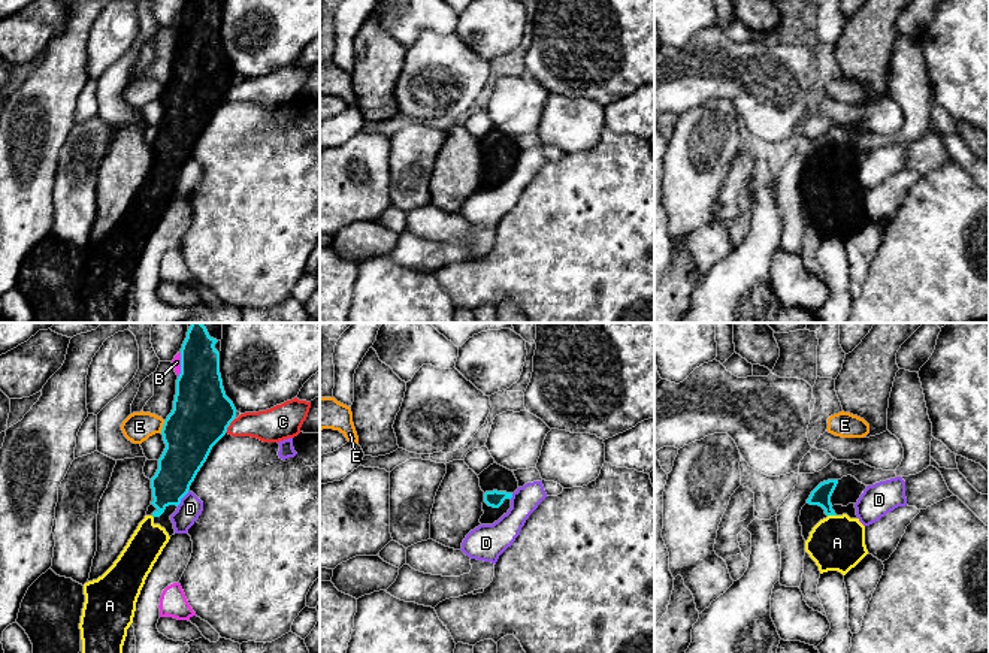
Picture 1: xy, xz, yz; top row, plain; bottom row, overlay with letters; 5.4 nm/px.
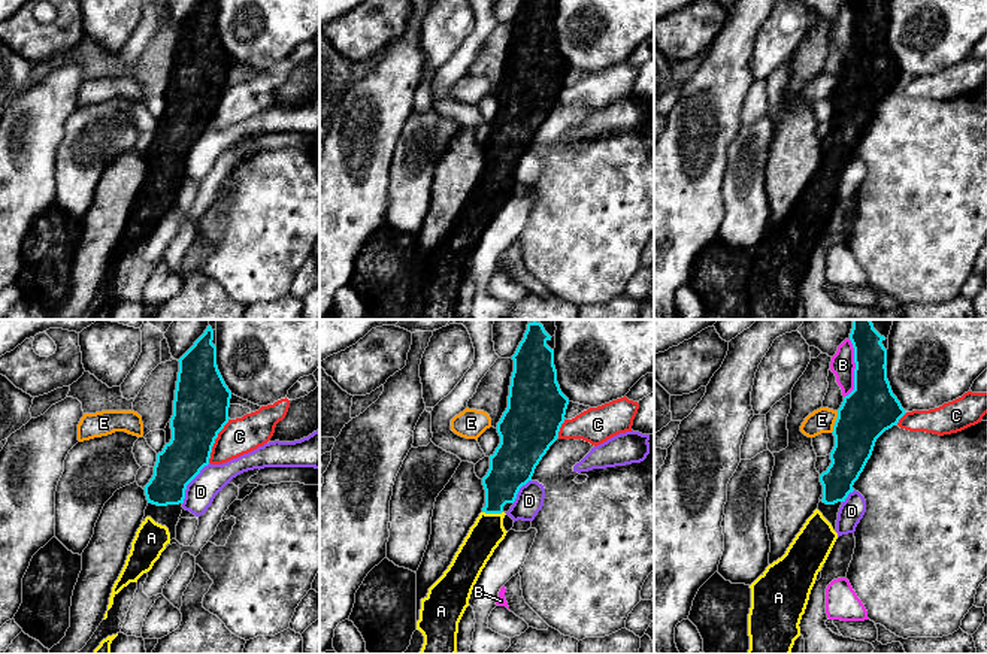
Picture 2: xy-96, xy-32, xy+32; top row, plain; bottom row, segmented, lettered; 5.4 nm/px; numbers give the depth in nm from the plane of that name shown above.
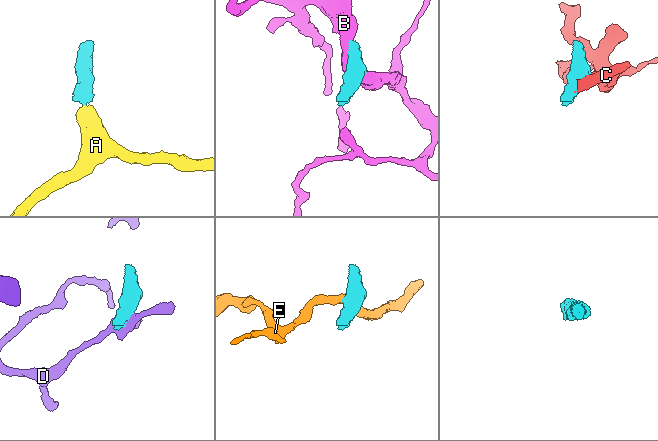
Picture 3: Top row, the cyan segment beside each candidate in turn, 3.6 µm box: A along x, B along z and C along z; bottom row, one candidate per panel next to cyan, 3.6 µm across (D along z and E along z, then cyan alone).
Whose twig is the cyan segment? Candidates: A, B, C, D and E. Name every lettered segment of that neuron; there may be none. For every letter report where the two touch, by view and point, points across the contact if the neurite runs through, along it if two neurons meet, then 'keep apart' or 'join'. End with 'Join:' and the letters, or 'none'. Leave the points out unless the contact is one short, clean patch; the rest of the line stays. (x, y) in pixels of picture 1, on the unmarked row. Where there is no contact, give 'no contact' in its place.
A: meets cyan in yz at (832, 180); runs through yz (820, 160), (832, 180), (837, 208); join
B: meets cyan in xy at (181, 30); keep apart
C: meets cyan in xy at (229, 90); border along xy (235, 84), (224, 97); keep apart
D: meets cyan in xy at (181, 163); border along xy (188, 157), (177, 171); keep apart
E: meets cyan in xy at (163, 91); border along xy (165, 85), (160, 97); keep apart
Join: A

